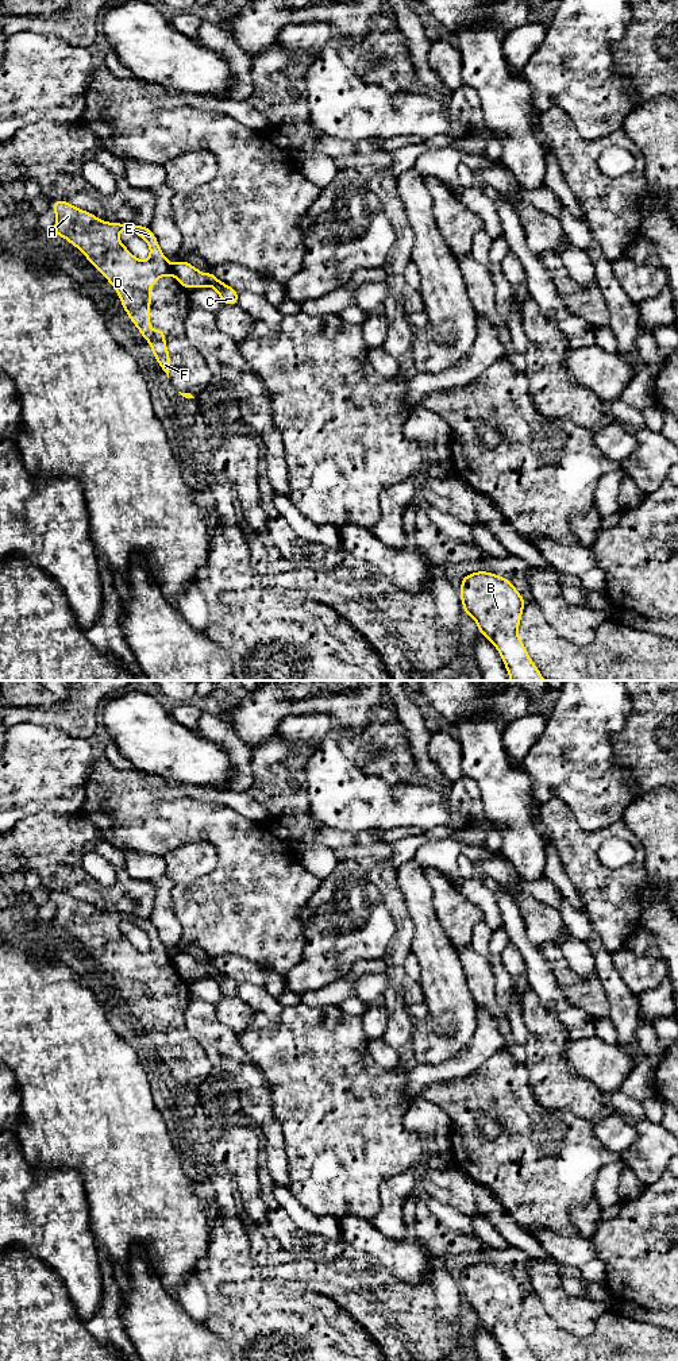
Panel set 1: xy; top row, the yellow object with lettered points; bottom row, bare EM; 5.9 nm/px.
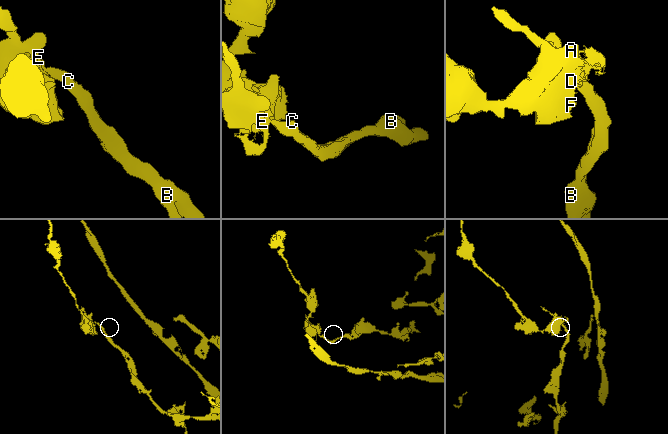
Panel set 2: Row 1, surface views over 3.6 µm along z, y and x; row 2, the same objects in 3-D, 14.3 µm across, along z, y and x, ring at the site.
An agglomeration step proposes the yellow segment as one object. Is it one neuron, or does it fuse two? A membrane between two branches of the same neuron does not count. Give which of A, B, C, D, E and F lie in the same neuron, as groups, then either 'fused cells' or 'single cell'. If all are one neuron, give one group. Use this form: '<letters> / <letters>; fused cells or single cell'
A D E F / B C; fused cells

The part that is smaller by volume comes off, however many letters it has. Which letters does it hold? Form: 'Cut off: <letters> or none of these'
Cut off: A, D, E, F

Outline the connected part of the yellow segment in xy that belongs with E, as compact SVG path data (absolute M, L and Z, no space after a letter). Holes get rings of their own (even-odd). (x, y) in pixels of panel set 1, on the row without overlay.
M54 891L51 899L57 907L51 922L76 937L111 973L126 1005L140 1022L143 1030L150 1034L154 1049L169 1069L170 1048L165 1022L149 1018L153 988L149 979L159 968L174 965L150 918L103 913L65 891ZM123 919L135 924L150 937L149 952L139 952L122 936L119 924Z

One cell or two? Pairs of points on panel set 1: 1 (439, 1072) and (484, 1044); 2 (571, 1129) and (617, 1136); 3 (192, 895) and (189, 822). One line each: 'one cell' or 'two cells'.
1: one cell
2: two cells
3: one cell

